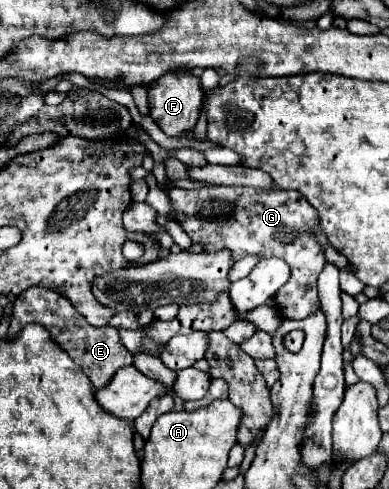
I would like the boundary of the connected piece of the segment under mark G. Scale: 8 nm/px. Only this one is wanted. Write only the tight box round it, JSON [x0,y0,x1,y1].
[169,186,325,320]

